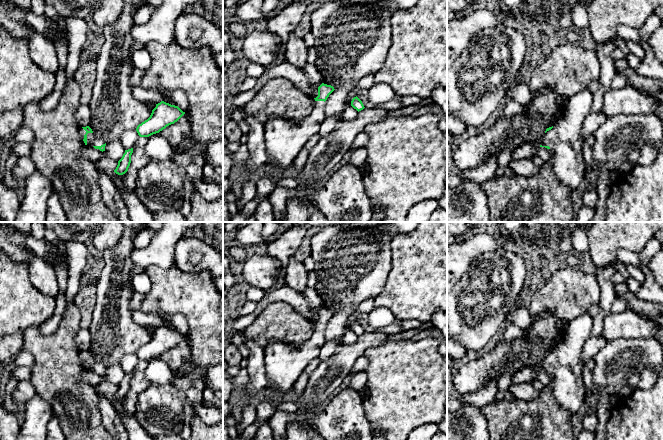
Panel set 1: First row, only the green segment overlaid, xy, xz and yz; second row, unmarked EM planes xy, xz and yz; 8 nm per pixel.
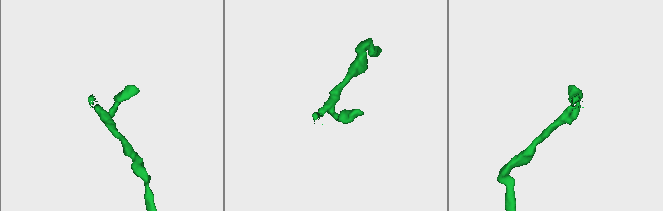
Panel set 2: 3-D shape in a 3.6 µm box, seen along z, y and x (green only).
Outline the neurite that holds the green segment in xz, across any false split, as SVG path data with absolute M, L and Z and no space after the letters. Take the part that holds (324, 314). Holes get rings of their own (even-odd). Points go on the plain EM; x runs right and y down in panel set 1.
M322 307L318 311L318 320L311 337L302 344L287 344L270 341L264 348L264 366L269 381L267 388L286 393L293 388L297 378L306 366L318 358L326 342L325 325L334 315L334 311Z

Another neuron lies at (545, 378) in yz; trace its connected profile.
M539 371L535 375L535 379L540 381L544 386L548 385L549 383L553 382L554 377L545 371Z

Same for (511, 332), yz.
M507 323L506 327L500 333L500 338L507 344L512 343L514 340L522 335L522 330L511 323Z

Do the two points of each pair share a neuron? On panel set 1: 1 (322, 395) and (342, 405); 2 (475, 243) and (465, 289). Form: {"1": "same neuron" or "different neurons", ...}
{"1": "different neurons", "2": "different neurons"}

